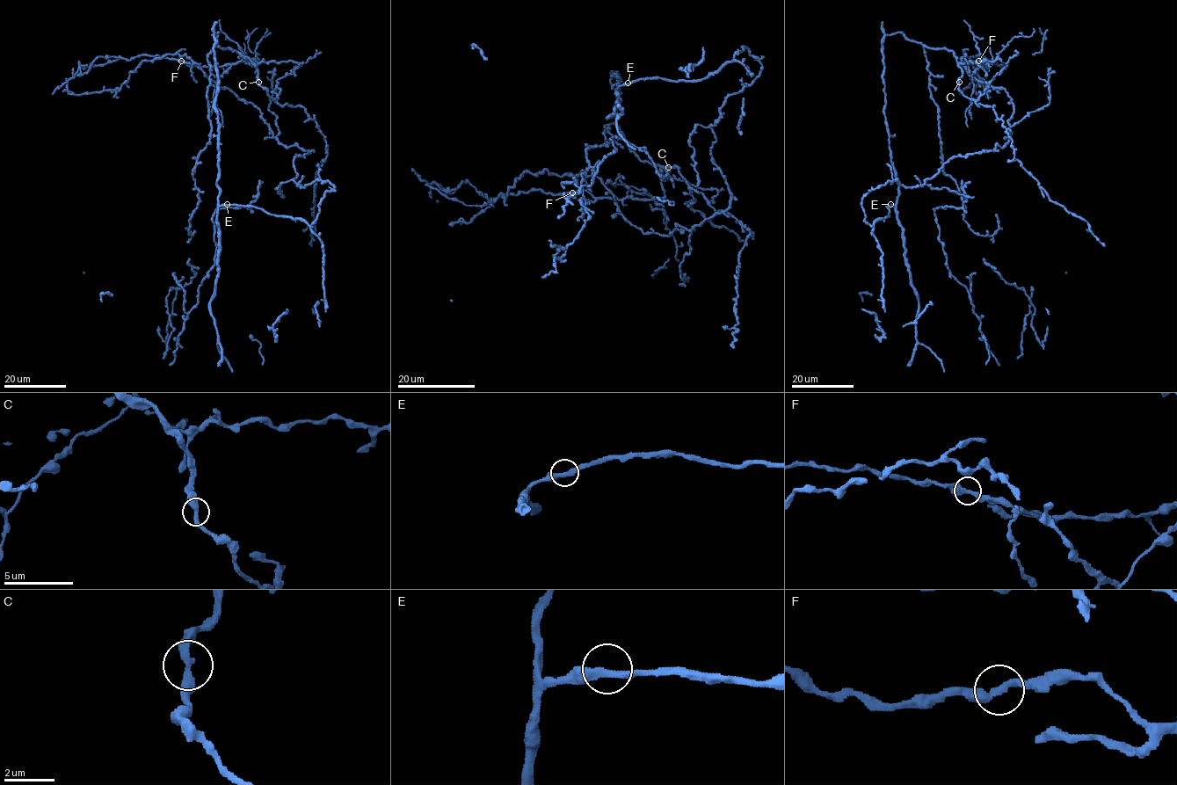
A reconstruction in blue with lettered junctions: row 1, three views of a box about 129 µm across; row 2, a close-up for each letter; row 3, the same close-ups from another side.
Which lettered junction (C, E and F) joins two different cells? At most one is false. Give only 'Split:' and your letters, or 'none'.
Split: none

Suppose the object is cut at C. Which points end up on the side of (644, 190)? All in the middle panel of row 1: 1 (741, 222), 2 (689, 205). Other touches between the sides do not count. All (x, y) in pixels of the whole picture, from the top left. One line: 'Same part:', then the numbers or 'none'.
Same part: none

